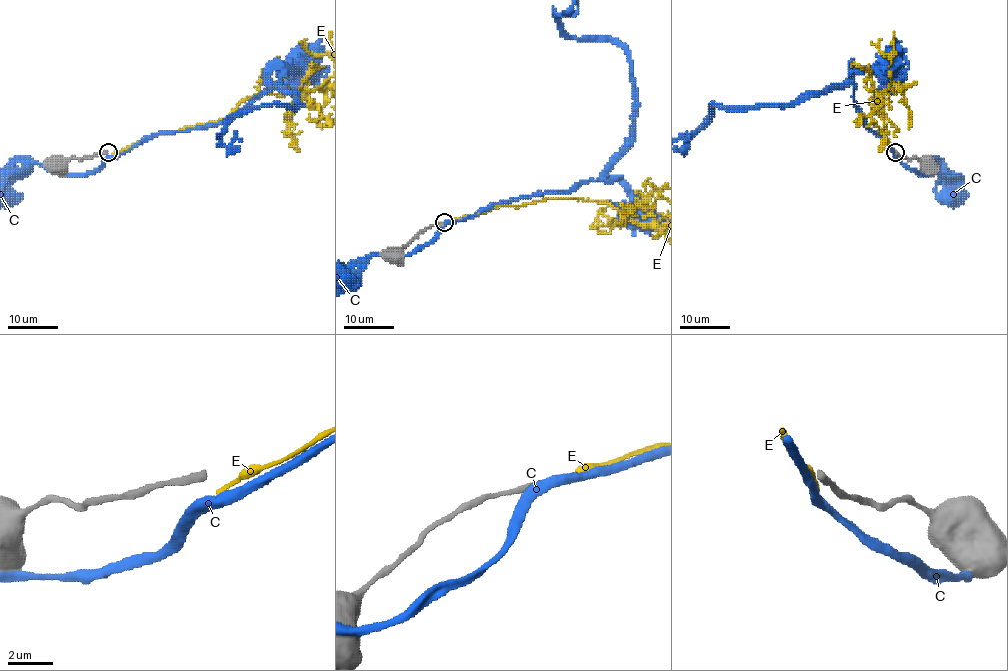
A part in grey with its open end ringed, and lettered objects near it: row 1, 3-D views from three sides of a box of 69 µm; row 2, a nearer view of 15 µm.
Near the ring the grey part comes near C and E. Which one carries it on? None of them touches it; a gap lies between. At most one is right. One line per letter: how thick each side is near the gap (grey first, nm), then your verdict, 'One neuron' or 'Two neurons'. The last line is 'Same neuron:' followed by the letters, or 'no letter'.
C: Thickness 340 nm (grey) against 400 nm. Two neurons
E: Thickness 340 nm (grey) against 160 nm. Two neurons
Same neuron: no letter

